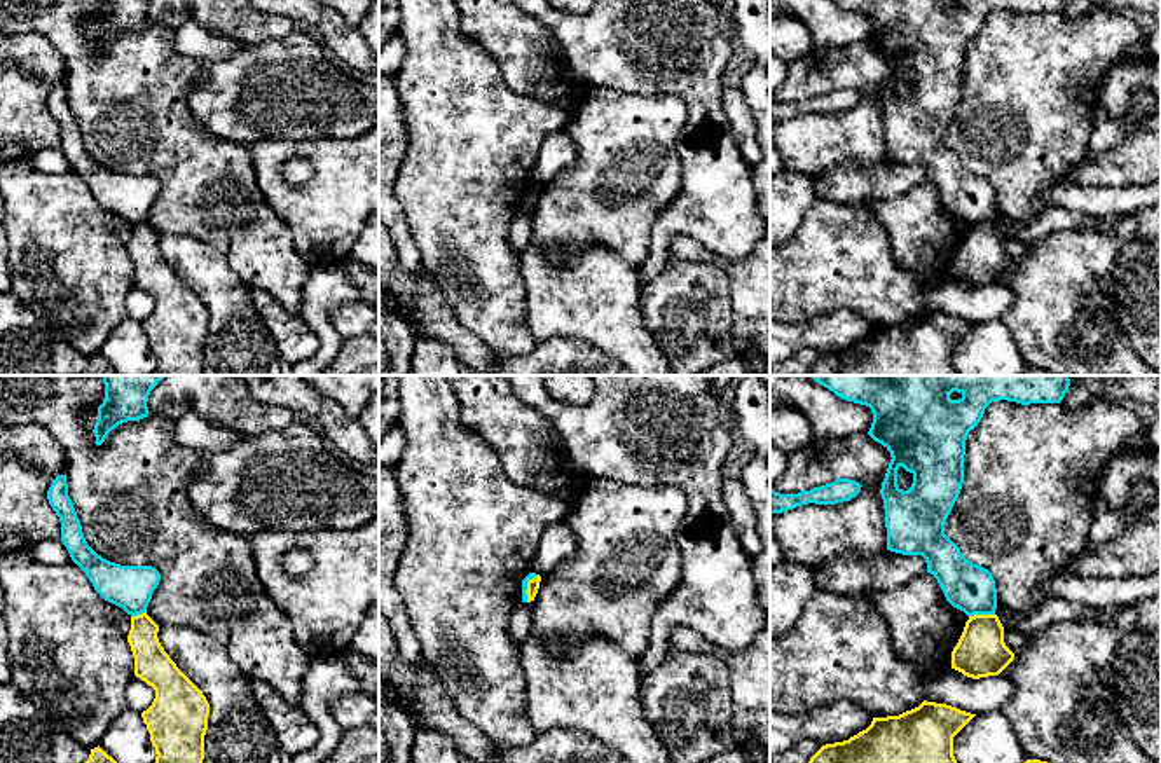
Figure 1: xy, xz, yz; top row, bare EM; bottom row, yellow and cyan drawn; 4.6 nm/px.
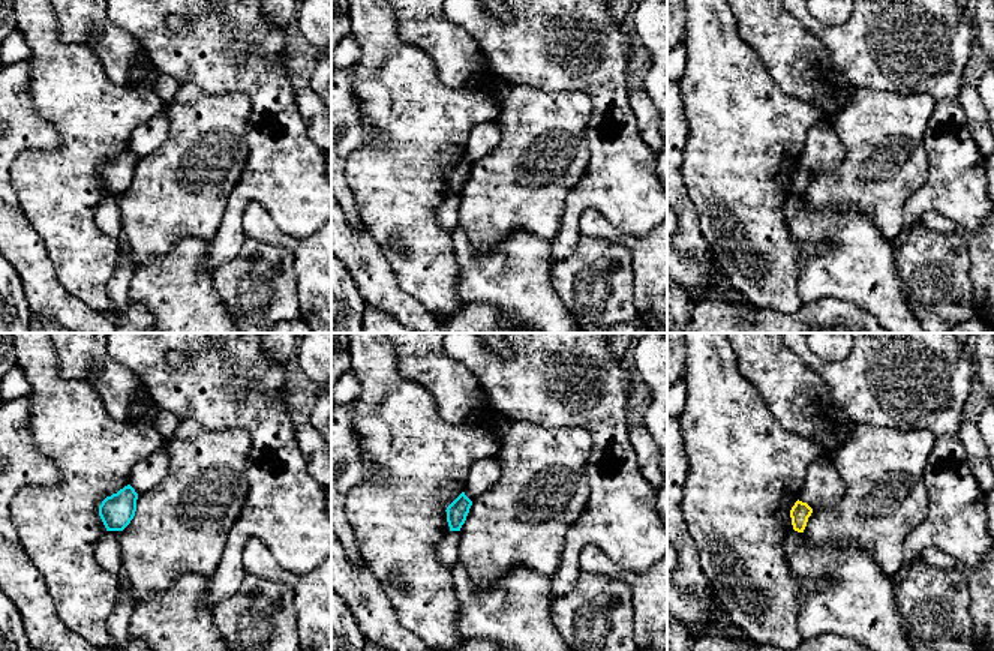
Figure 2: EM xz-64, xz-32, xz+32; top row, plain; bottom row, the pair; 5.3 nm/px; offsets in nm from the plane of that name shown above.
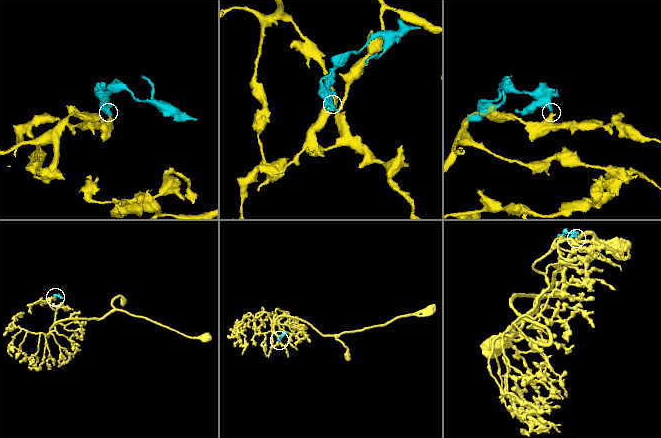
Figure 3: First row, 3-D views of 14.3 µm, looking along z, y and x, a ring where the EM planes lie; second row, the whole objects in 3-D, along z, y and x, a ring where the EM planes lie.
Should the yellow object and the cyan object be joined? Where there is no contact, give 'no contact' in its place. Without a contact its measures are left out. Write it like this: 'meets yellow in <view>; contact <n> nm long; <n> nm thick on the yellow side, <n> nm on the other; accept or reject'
meets yellow in yz; contact 120 nm long; 220 nm thick on the yellow side, 220 nm on the other; reject

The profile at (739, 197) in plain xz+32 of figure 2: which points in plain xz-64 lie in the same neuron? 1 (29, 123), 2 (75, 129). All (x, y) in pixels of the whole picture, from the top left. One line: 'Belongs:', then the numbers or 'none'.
Belongs: 2

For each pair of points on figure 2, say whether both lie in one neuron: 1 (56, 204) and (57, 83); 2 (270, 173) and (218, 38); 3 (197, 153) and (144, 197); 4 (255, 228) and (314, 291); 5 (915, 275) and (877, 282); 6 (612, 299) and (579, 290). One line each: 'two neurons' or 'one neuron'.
1: one neuron
2: one neuron
3: one neuron
4: one neuron
5: two neurons
6: one neuron

